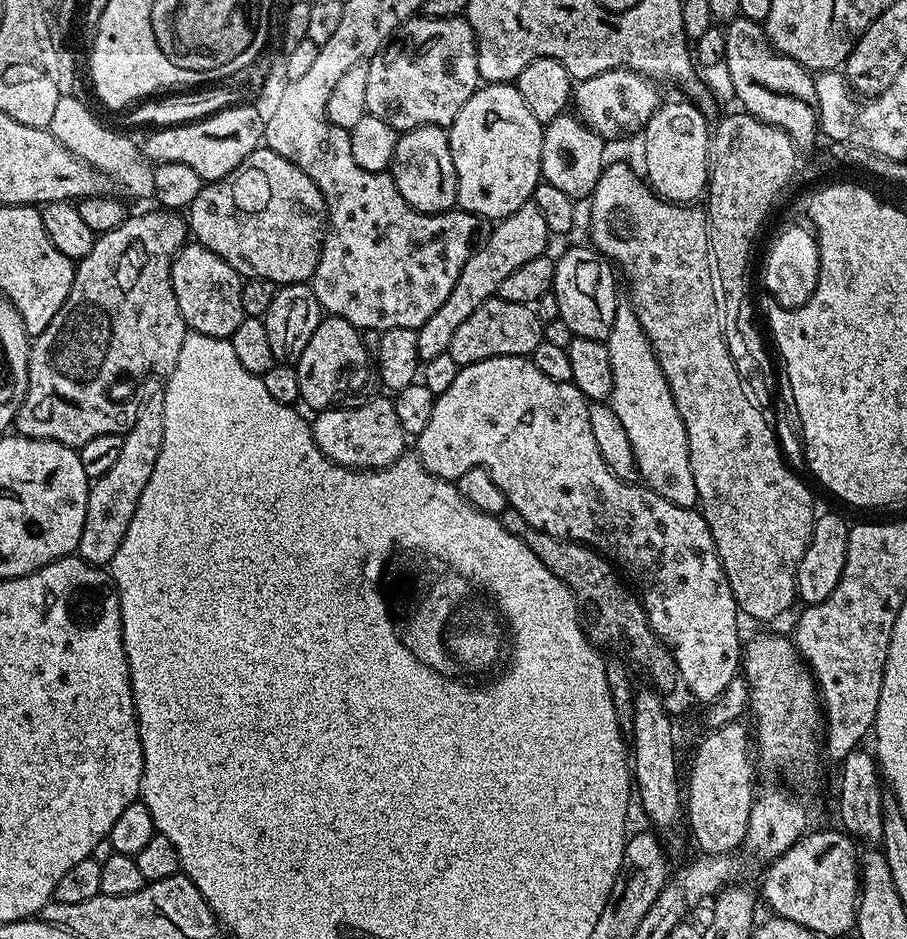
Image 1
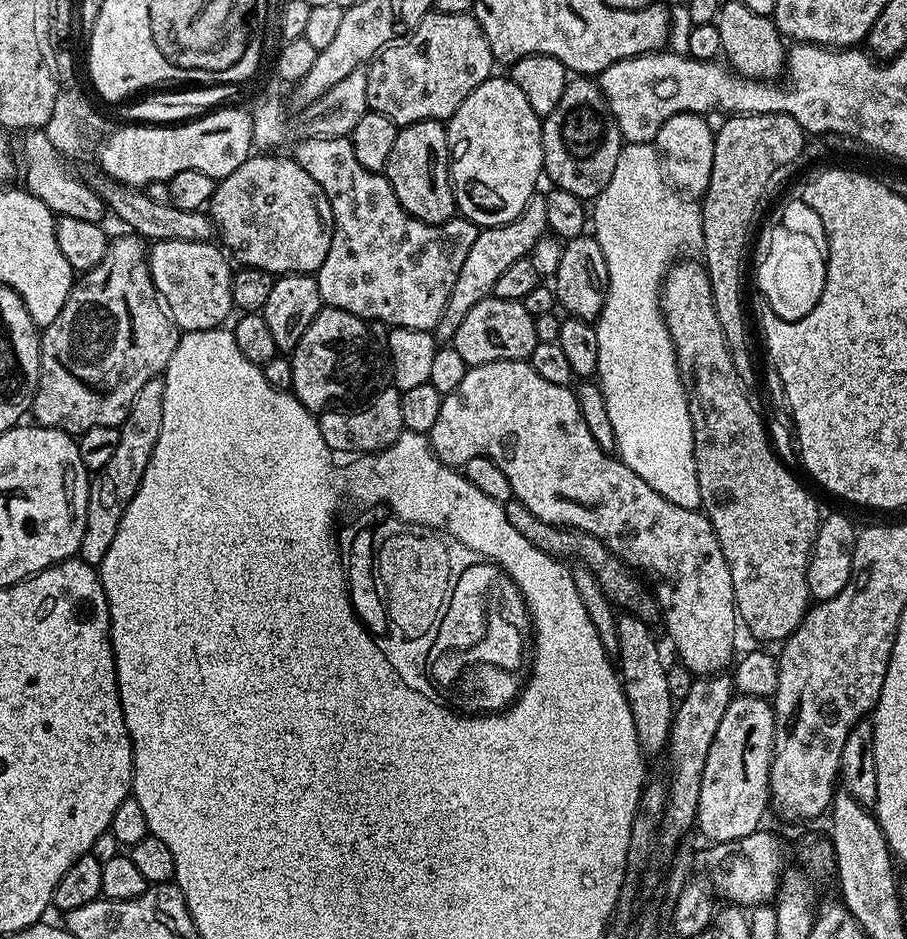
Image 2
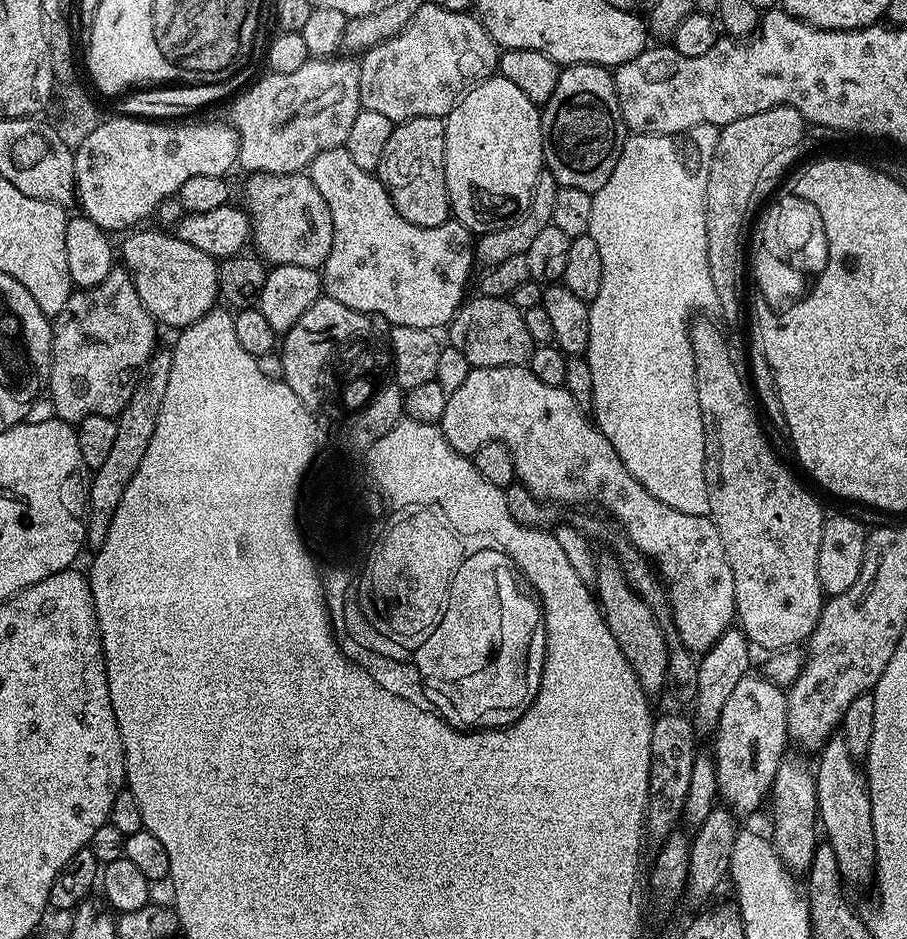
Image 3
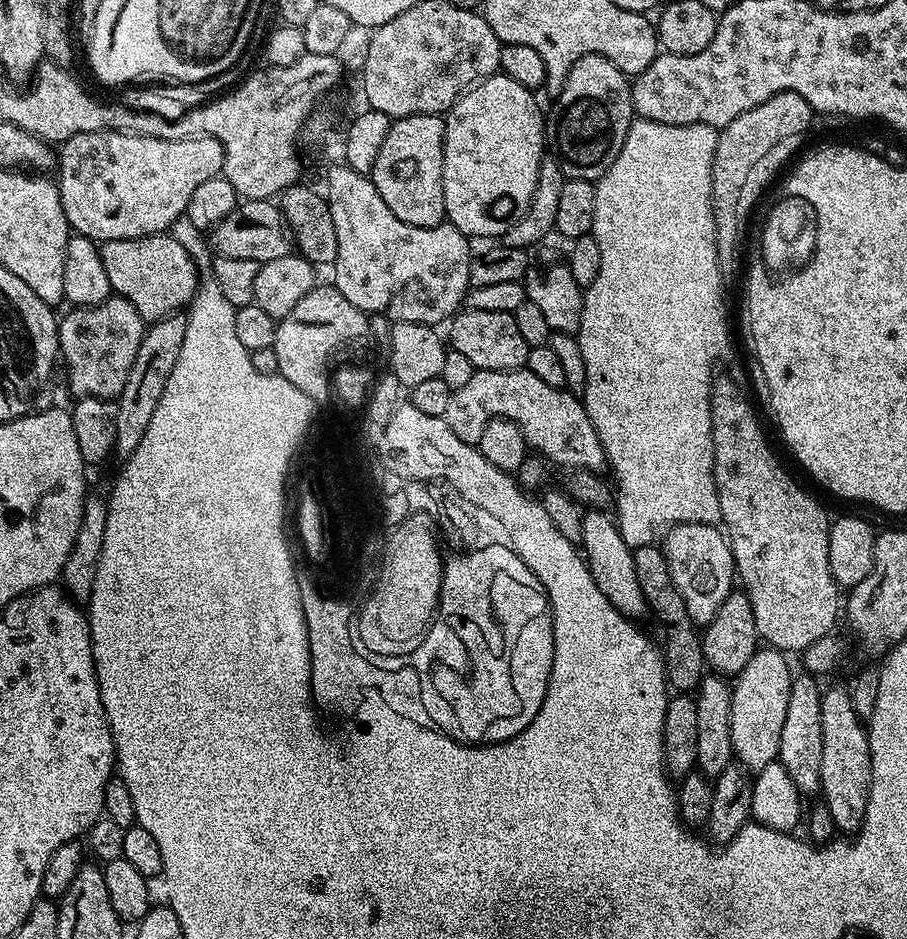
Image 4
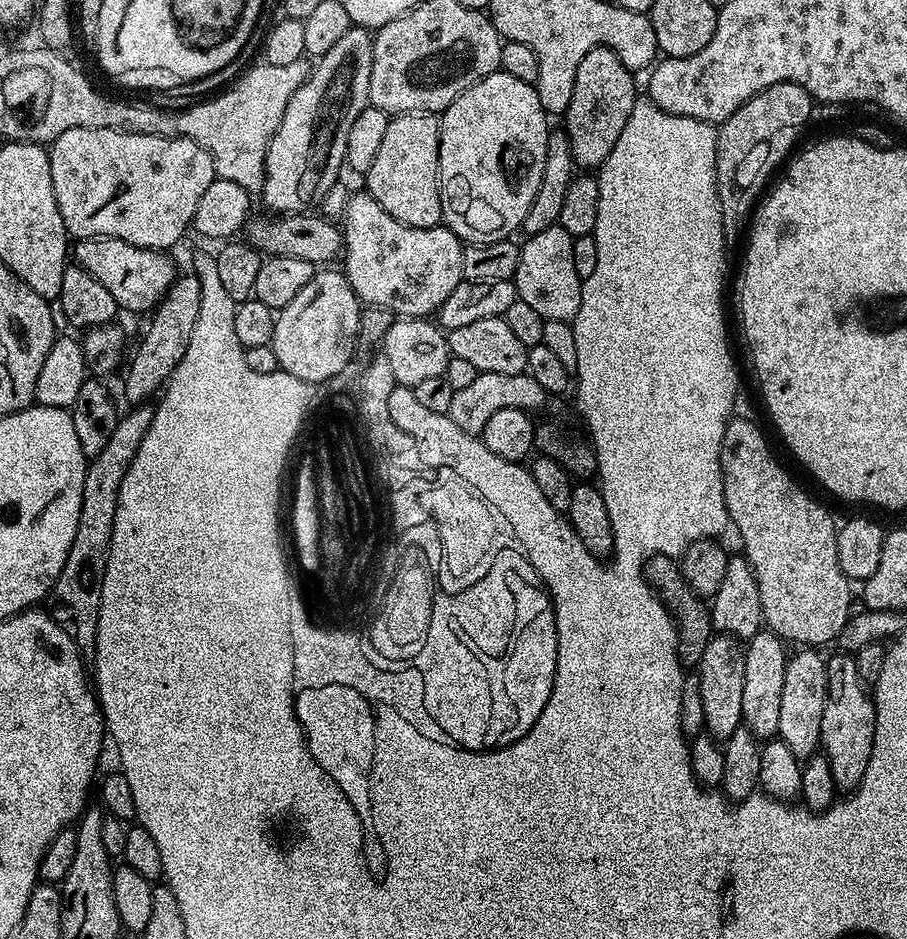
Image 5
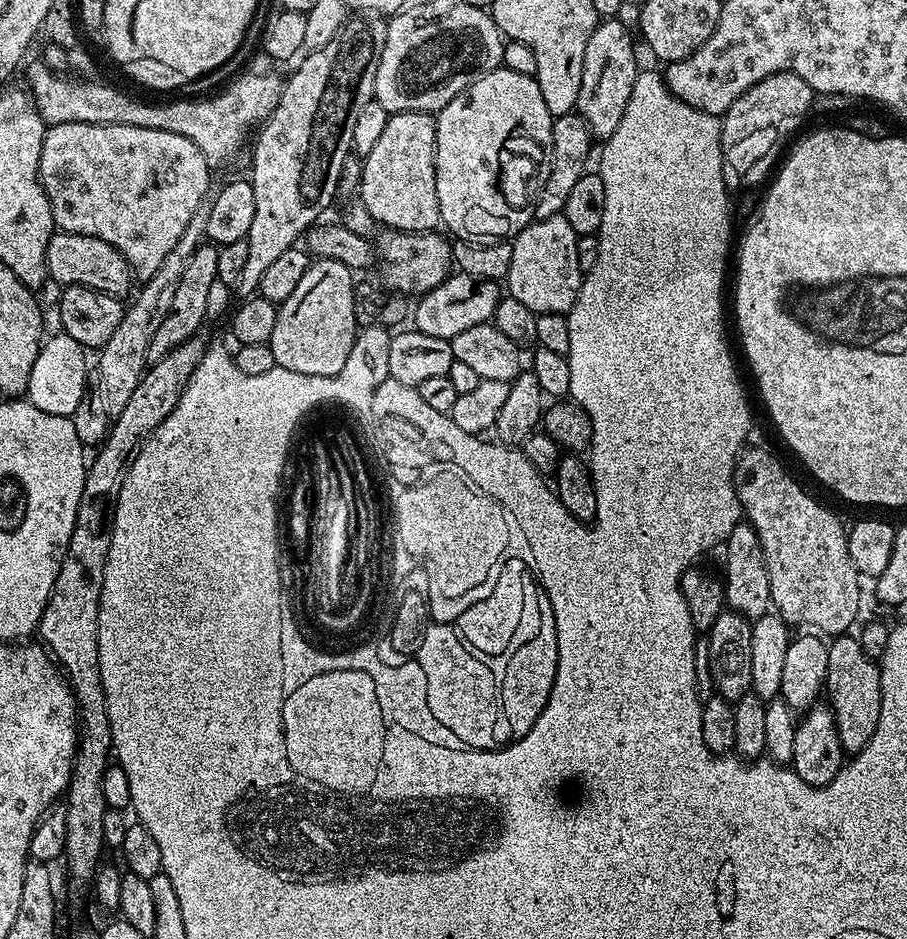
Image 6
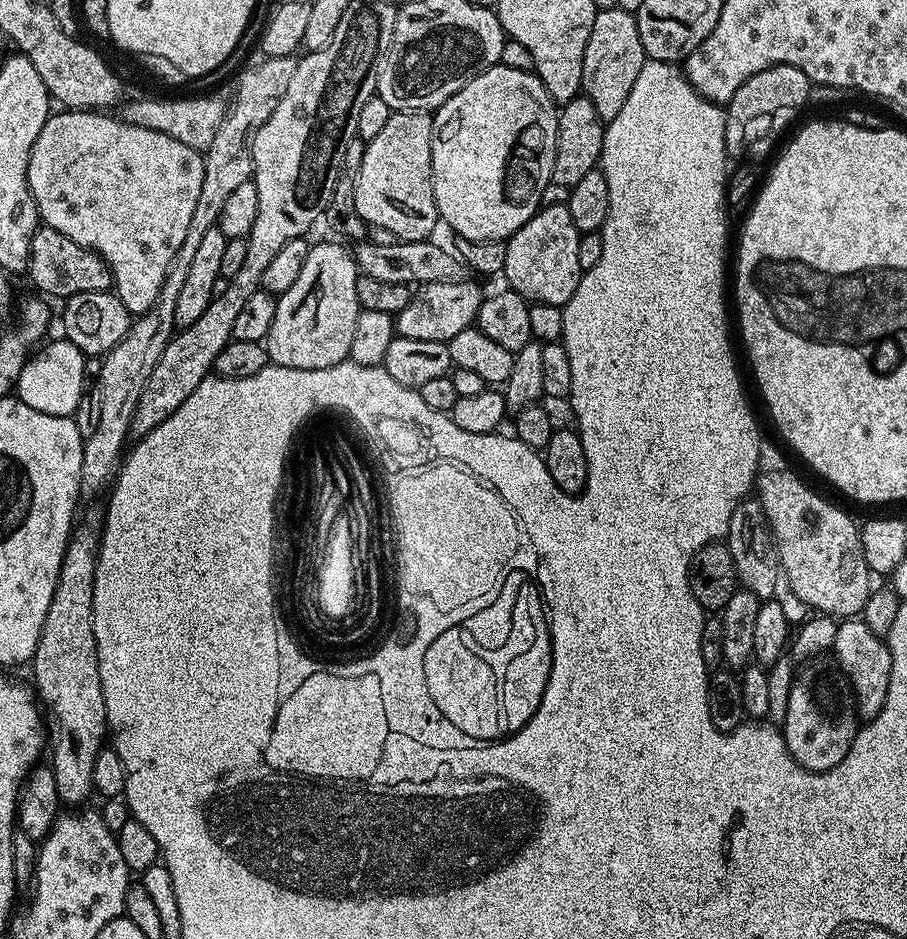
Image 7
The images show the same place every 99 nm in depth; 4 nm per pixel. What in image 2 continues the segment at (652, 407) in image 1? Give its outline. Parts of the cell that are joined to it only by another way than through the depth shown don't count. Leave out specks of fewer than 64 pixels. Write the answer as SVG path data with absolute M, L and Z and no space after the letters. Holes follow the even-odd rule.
M625 143L620 149L618 166L614 166L614 174L606 190L602 190L591 205L590 228L602 250L602 258L606 258L608 271L606 302L594 321L598 334L595 379L605 399L607 417L613 426L618 459L634 470L634 474L638 474L646 486L658 490L662 498L674 502L674 506L699 509L700 487L694 458L694 430L684 383L676 365L676 347L664 321L664 311L660 308L660 290L664 287L664 277L668 275L669 268L685 255L683 252L688 244L699 245L704 239L701 205L669 183L661 158L652 144Z

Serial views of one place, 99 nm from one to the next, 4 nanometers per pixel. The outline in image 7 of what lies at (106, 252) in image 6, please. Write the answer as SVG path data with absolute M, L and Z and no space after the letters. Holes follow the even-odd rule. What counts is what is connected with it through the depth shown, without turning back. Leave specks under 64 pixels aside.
M37 228L34 238L30 242L27 279L32 279L32 284L37 293L45 297L60 296L67 298L74 294L87 292L106 292L112 288L112 271L106 262L96 252L78 246L78 242L70 242L66 234L58 234L58 230Z

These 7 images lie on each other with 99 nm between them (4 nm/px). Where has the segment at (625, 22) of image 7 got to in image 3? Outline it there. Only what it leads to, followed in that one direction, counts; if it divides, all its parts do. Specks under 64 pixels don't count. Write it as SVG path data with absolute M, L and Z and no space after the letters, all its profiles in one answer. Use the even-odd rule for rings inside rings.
M601 64L567 65L558 78L558 86L554 86L554 94L550 94L550 98L542 106L540 125L546 171L556 179L561 188L574 186L574 190L586 190L593 194L602 190L602 186L606 186L606 178L614 174L614 166L618 166L624 142L630 135L618 104L615 75Z

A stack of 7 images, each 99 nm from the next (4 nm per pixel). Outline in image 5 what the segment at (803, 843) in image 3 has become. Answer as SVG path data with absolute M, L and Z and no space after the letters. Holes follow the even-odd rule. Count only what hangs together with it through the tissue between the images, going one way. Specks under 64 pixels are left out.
M804 646L793 651L788 658L786 666L786 678L782 682L782 702L778 717L778 738L790 746L790 751L801 762L809 756L817 755L820 748L820 735L822 734L822 710L826 706L826 690L828 689L828 666L825 657L819 656L817 649L812 646Z

